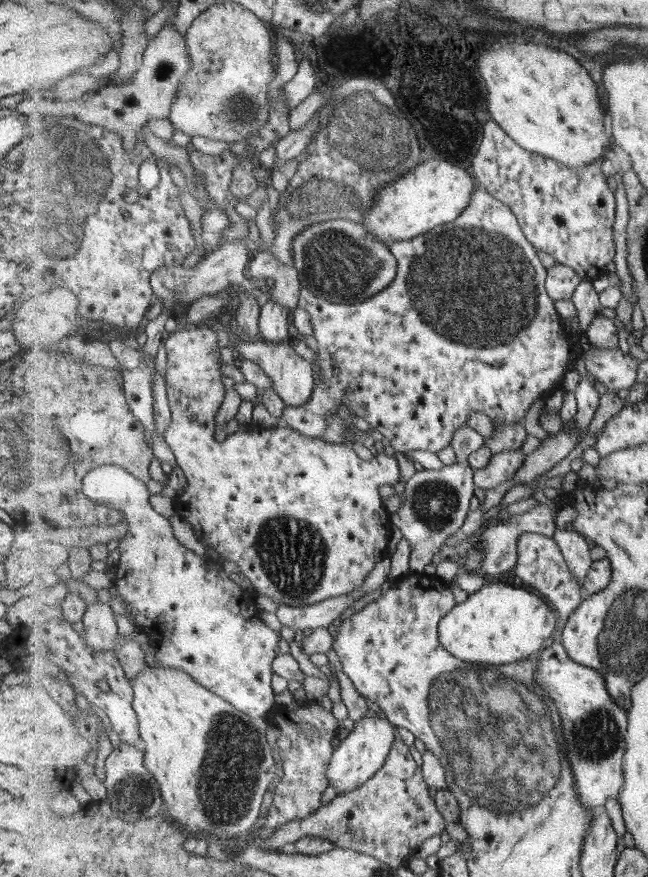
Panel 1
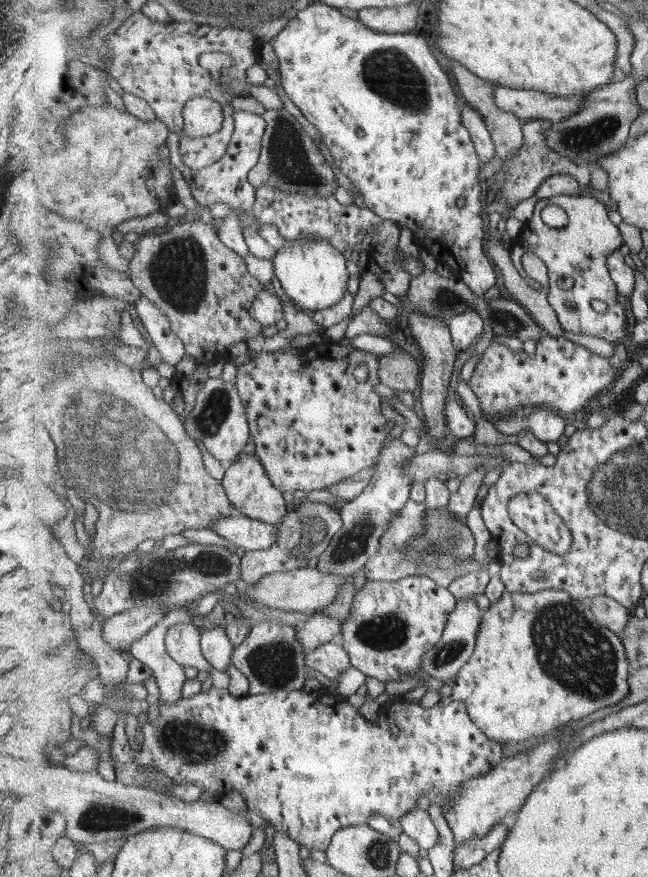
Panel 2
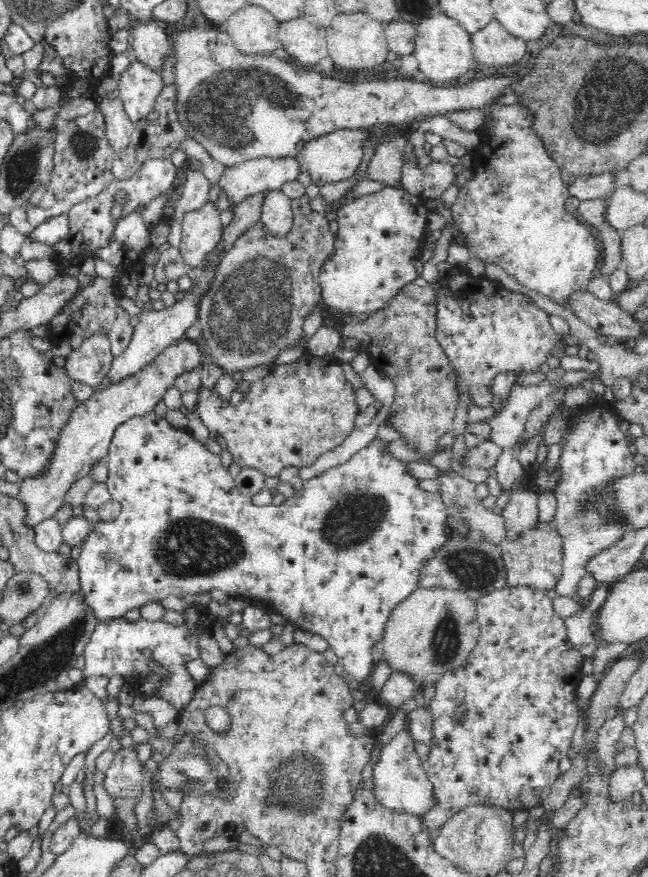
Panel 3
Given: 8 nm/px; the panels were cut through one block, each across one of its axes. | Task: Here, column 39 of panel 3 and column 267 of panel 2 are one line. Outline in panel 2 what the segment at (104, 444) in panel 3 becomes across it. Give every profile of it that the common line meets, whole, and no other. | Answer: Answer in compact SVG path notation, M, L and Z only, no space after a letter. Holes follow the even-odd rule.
M243 452L235 462L226 467L222 485L227 491L235 513L277 525L287 516L289 505L285 501L283 490L274 485L256 453L249 455Z

